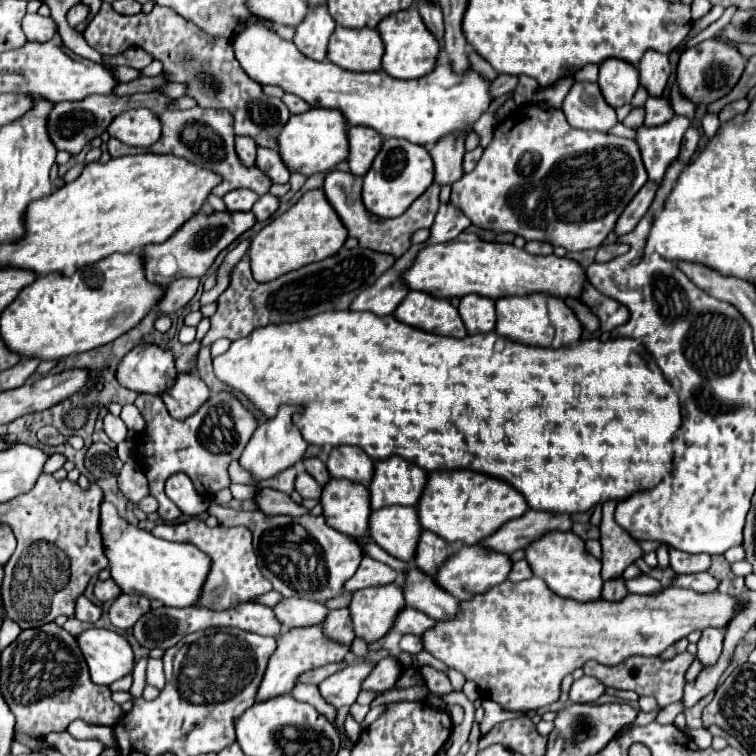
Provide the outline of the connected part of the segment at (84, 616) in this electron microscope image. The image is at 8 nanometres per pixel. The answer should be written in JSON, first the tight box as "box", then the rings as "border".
{"box":[75,594,101,622],"border":[[[85,594],[77,598],[77,608],[75,608],[75,618],[83,622],[97,622],[101,616],[101,606],[93,604]]]}

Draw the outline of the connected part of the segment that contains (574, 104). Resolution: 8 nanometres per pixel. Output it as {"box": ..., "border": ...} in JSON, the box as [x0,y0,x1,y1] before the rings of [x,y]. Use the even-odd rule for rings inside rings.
{"box":[563,82,619,132],"border":[[[575,82],[563,100],[563,112],[573,128],[609,132],[619,120],[615,108],[605,104],[597,82]]]}

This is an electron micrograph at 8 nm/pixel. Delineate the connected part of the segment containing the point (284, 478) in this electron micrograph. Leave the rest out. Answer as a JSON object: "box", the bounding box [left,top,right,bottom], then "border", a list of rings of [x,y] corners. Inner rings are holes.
{"box":[261,468,295,494],"border":[[[287,468],[285,472],[269,478],[269,480],[263,480],[261,482],[263,488],[273,488],[273,490],[279,490],[279,492],[285,492],[285,494],[291,494],[295,490],[295,468]]]}

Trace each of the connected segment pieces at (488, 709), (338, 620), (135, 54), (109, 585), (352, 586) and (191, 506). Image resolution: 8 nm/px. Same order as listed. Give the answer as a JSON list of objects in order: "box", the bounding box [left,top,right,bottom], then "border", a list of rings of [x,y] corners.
[{"box":[479,698,519,734],"border":[[[481,698],[481,706],[483,706],[483,720],[481,720],[481,724],[479,724],[479,728],[481,728],[481,734],[487,734],[495,724],[499,724],[499,722],[505,722],[507,718],[517,718],[519,716],[519,712],[509,712],[509,710],[503,710],[495,700],[491,700],[491,698]]]},{"box":[321,610,355,644],"border":[[[331,610],[325,620],[321,622],[321,630],[329,640],[339,640],[339,644],[351,644],[355,634],[353,634],[353,624],[349,620],[349,610]]]},{"box":[103,46,153,70],"border":[[[129,46],[125,52],[119,52],[117,56],[103,56],[103,62],[109,66],[131,66],[137,70],[143,70],[151,60],[153,56],[149,56],[149,52],[145,52],[139,46]]]},{"box":[93,578,121,602],"border":[[[109,578],[109,580],[97,580],[93,586],[93,594],[97,596],[99,602],[107,602],[107,600],[115,600],[121,594],[121,588],[117,588],[117,584]]]},{"box":[343,556,397,592],"border":[[[363,556],[357,572],[353,578],[349,578],[345,582],[345,588],[343,592],[357,592],[357,590],[363,590],[363,588],[369,588],[369,586],[385,586],[385,584],[391,584],[397,580],[397,572],[391,568],[391,566],[385,566],[383,562],[377,562],[373,560],[371,556]]]},{"box":[165,472,209,516],"border":[[[177,472],[169,476],[169,480],[165,482],[165,494],[187,516],[201,516],[209,506],[209,500],[197,494],[197,490],[193,488],[193,482],[189,480],[189,476],[185,476],[185,472]]]}]

